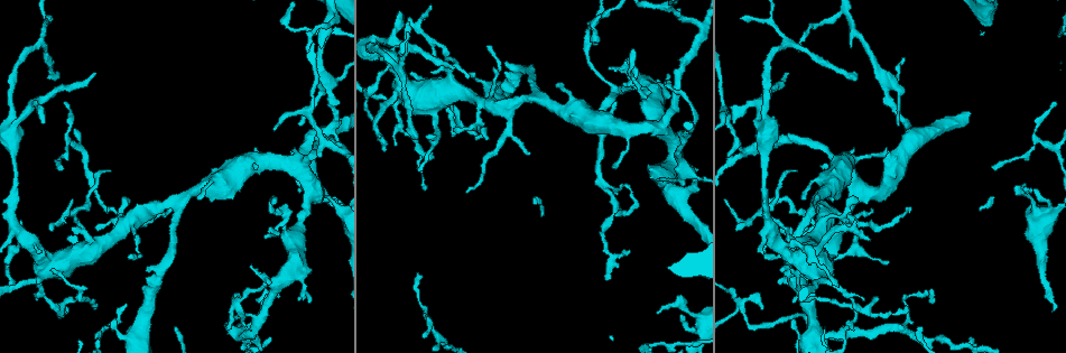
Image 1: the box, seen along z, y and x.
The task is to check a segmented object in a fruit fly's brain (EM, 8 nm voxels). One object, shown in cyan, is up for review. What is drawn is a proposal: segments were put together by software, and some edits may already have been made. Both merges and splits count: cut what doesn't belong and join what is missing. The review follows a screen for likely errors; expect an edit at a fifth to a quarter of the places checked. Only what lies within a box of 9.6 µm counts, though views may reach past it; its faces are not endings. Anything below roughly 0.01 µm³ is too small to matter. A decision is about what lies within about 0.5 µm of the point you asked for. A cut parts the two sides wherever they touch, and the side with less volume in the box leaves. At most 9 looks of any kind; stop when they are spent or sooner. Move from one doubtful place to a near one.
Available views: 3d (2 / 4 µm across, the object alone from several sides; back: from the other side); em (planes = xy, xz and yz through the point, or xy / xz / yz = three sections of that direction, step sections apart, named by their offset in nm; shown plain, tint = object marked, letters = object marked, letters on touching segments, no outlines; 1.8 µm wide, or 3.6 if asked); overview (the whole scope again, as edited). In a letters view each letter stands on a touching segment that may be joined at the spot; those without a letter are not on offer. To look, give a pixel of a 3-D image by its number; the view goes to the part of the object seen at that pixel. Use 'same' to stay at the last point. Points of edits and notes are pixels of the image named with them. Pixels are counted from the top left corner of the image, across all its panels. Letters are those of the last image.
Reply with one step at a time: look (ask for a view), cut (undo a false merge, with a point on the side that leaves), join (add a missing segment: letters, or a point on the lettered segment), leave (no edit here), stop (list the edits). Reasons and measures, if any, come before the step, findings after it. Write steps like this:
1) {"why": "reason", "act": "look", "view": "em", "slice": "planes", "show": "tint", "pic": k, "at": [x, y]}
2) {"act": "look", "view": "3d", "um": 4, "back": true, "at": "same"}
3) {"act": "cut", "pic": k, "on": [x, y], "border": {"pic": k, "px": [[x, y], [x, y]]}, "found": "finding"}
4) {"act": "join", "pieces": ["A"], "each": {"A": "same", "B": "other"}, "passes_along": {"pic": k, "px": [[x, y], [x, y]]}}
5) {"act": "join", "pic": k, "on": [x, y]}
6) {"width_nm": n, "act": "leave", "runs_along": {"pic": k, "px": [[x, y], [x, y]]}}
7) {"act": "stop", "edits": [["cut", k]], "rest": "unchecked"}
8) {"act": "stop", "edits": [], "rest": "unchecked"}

{"why": "an open end", "act": "look", "view": "3d", "um": 4, "pic": 1, "at": [67, 308]}

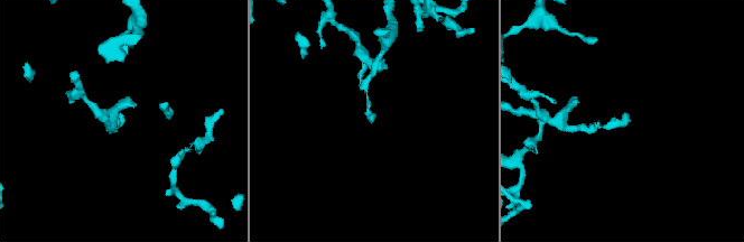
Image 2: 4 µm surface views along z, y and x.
{"act": "look", "view": "em", "slice": "yz", "step": 8, "show": "letters", "pic": 2, "at": [627, 114]}

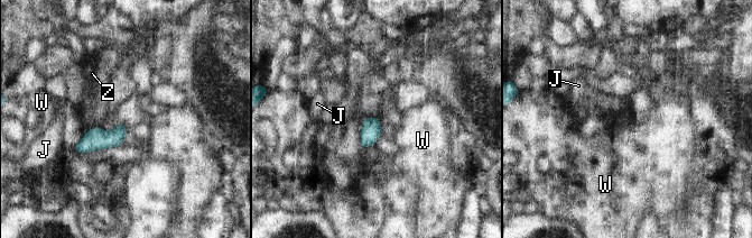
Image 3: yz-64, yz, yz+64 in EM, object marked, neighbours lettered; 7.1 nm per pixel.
{"act": "leave", "each": {"J": "other", "W": "other", "Z": "other"}, "border": {"pic": 3, "px": [[376, 144], [363, 148]]}, "found": "none of them fits"}

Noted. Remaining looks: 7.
{"why": "thin neck", "act": "look", "view": "3d", "um": 4, "pic": 1, "at": [148, 214]}

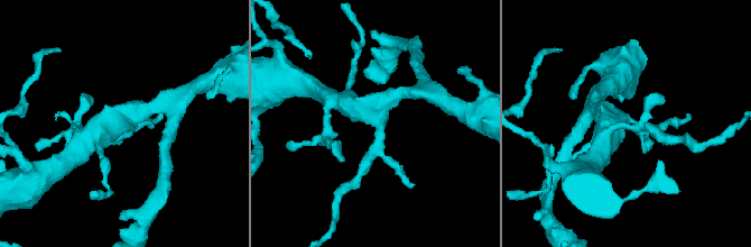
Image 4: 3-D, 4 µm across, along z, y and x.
{"act": "look", "view": "em", "slice": "xy", "step": 8, "show": "letters", "pic": 4, "at": [381, 136]}

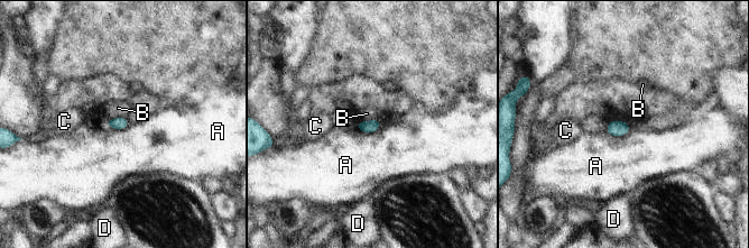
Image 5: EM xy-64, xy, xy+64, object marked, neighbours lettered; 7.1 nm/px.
{"width_nm": 90, "act": "leave", "each": {"A": "other", "B": "other", "C": "other", "D": "other"}, "border": {"pic": 5, "px": [[381, 124], [370, 132], [355, 127]]}, "found": "one neuron here"}

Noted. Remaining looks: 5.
{"why": "thin end", "act": "look", "view": "em", "slice": "planes", "show": "letters", "pic": 1, "at": [766, 258]}

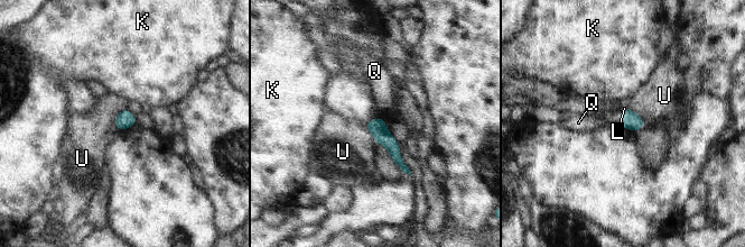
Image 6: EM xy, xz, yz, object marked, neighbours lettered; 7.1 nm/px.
{"act": "leave", "each": {"K": "other", "L": "other", "Q": "other", "U": "other"}, "border": {"pic": 6, "px": [[626, 108], [642, 118], [643, 126]]}, "found": "no lettered segment goes on from it"}

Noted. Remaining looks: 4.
{"act": "look", "view": "em", "slice": "xz", "step": 4, "show": "tint", "pic": 1, "at": [70, 142]}

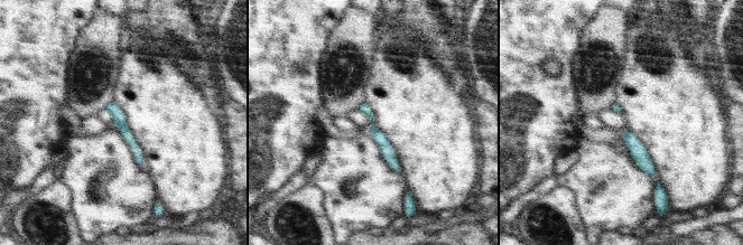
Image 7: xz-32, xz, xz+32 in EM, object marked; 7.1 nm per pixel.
{"act": "look", "view": "em", "slice": "planes", "show": "letters", "at": "same"}

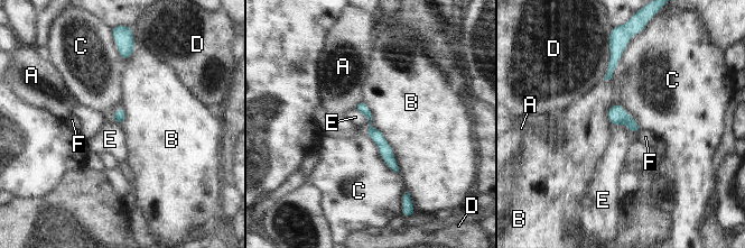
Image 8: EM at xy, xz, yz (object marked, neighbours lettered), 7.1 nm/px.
{"width_nm": 80, "act": "leave", "each": {"A": "other", "B": "other", "C": "other", "D": "other", "E": "other", "F": "other"}, "runs_along": {"pic": 8, "px": [[361, 104], [393, 166]]}, "found": "all the same neuron"}

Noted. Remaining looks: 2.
{"act": "stop", "edits": [], "rest": "unchecked"}

